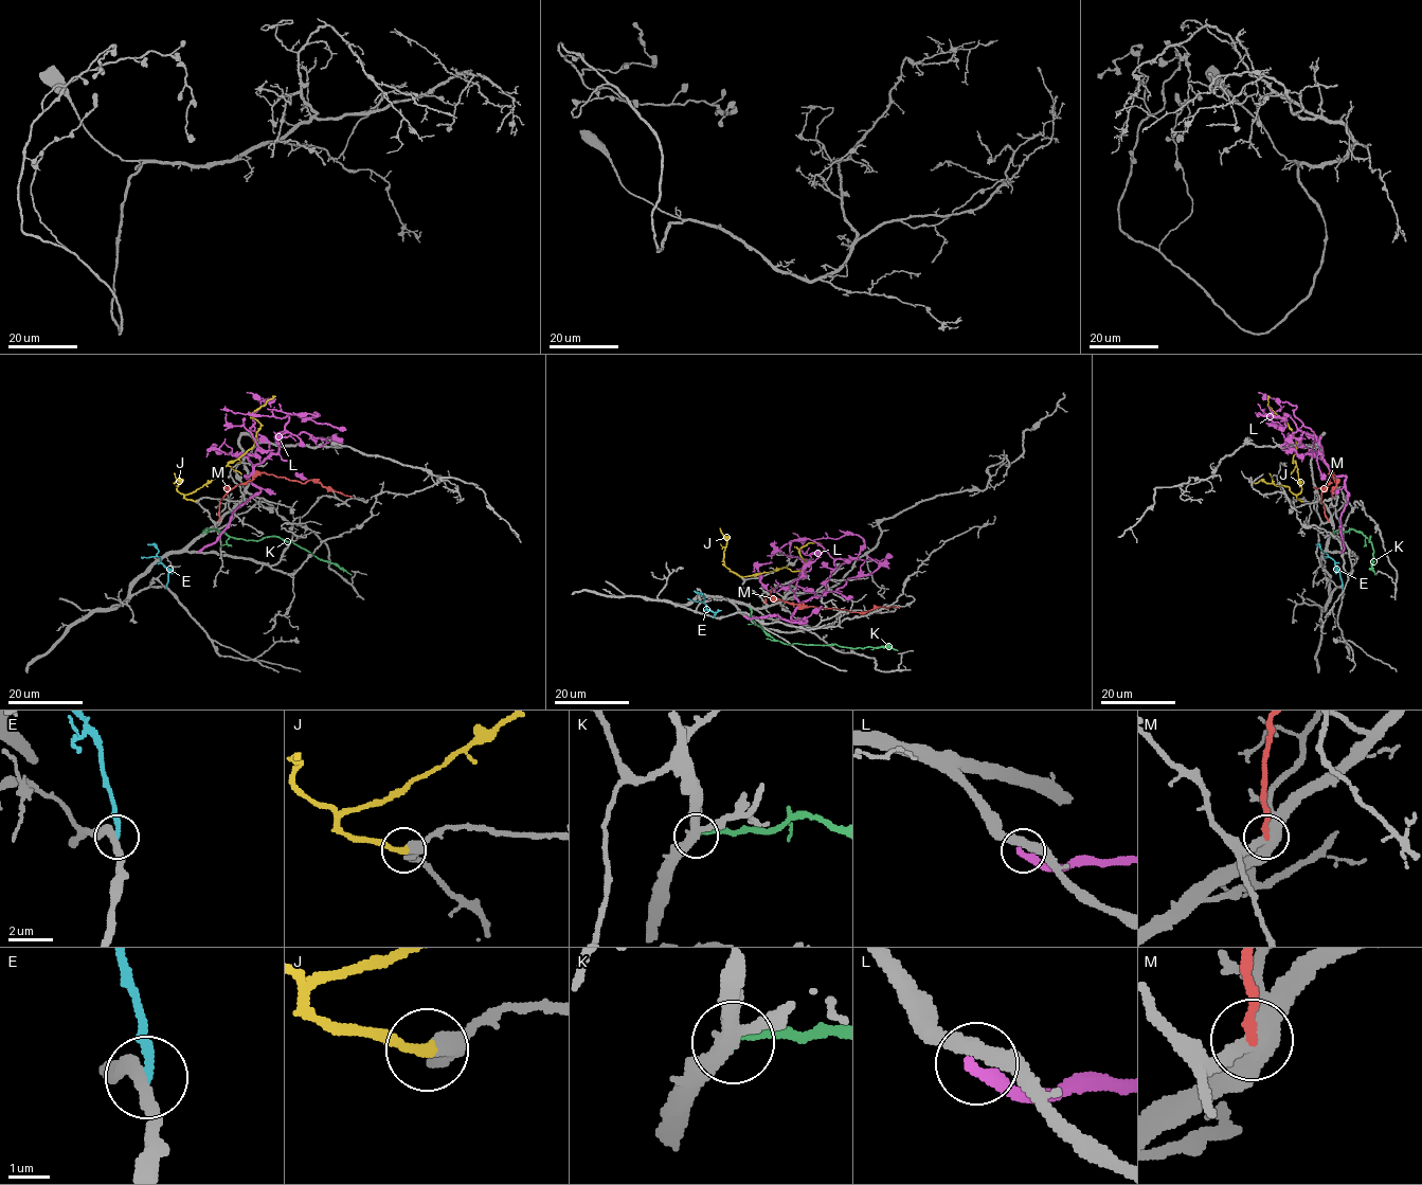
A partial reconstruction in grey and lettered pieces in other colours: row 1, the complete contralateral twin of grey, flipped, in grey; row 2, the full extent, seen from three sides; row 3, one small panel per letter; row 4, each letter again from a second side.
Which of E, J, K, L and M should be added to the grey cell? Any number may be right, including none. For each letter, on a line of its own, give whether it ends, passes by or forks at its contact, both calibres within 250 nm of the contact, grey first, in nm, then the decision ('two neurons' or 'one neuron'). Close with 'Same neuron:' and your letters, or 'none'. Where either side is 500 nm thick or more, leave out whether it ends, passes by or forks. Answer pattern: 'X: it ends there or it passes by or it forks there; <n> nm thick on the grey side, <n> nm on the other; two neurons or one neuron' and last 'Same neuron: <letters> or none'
E: it ends there; 320 nm thick on the grey side, 240 nm on the other; two neurons
J: it ends there; 300 nm thick on the grey side, 280 nm on the other; one neuron
K: it ends there; 400 nm thick on the grey side, 280 nm on the other; two neurons
L: it ends there; 400 nm thick on the grey side, 360 nm on the other; two neurons
M: it ends there; 360 nm thick on the grey side, 220 nm on the other; two neurons
Same neuron: J

